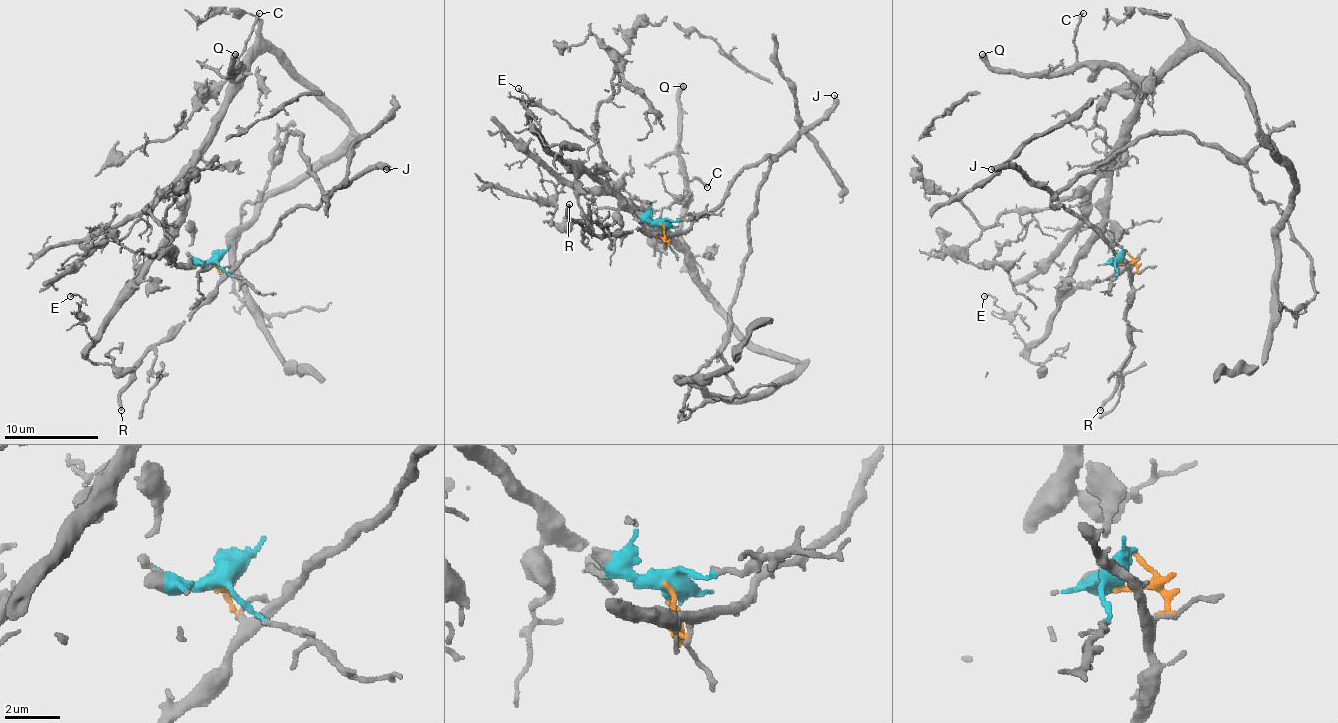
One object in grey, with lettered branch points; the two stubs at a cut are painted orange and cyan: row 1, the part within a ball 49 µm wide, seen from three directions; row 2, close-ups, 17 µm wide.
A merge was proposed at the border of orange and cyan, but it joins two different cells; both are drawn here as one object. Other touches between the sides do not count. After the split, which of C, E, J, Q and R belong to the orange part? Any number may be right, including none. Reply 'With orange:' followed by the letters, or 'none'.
With orange: J, R

